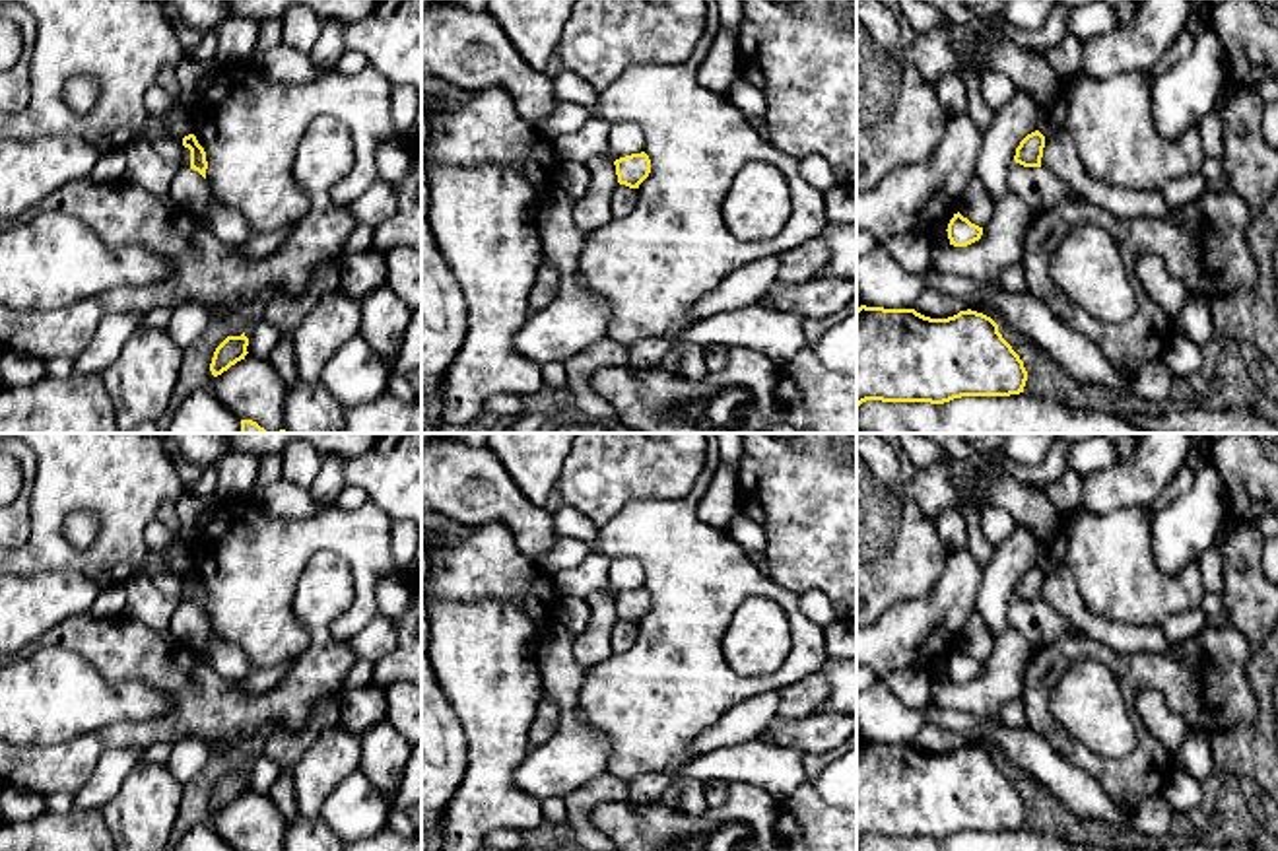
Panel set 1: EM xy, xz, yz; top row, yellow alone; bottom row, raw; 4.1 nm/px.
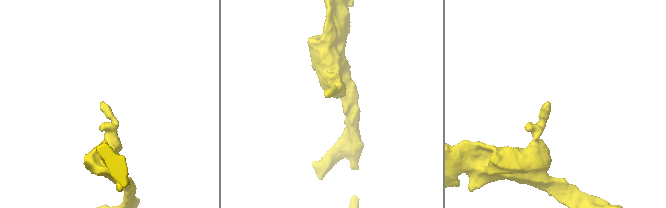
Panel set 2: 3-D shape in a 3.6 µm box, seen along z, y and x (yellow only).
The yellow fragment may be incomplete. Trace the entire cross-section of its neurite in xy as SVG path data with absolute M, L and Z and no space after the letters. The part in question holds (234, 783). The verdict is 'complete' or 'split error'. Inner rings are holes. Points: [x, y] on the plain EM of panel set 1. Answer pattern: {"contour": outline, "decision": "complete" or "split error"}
{"contour": "M245 767L241 771L227 771L214 787L210 806L214 812L221 810L227 806L231 800L237 797L245 795L249 781L249 773Z", "decision": "complete"}

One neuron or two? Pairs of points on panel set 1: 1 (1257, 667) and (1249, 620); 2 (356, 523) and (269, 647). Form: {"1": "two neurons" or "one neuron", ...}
{"1": "two neurons", "2": "one neuron"}

